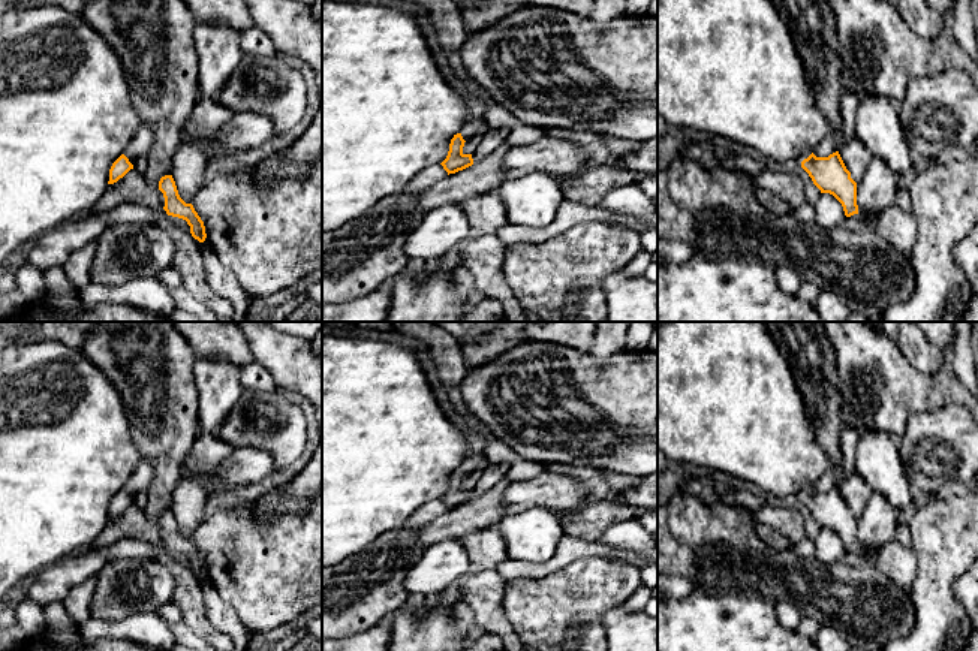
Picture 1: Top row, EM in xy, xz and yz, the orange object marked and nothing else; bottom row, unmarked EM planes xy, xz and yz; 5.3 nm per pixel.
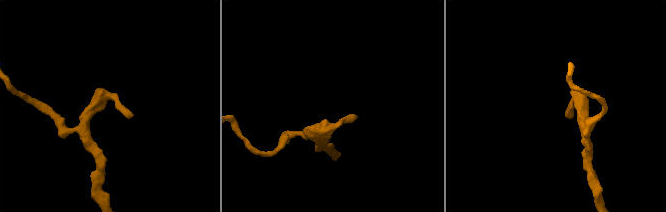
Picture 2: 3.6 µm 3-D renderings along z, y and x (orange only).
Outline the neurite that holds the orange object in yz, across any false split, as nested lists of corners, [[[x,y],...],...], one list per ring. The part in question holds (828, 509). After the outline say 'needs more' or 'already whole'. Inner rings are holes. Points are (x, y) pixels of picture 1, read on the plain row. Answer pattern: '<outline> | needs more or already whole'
[[[806,483],[797,497],[821,528],[830,528],[842,539],[846,552],[858,549],[857,518],[851,513],[839,486],[828,492],[816,492],[813,485]]] | needs more

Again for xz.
[[[481,453],[470,455],[464,458],[461,465],[454,470],[449,479],[449,486],[446,494],[440,498],[443,504],[449,509],[455,509],[473,500],[472,489],[464,489],[464,477],[476,471],[478,468],[487,467],[490,464],[488,458]]] | needs more

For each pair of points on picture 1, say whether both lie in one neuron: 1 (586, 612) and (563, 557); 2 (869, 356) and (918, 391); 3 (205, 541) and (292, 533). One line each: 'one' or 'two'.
1: two
2: one
3: one

